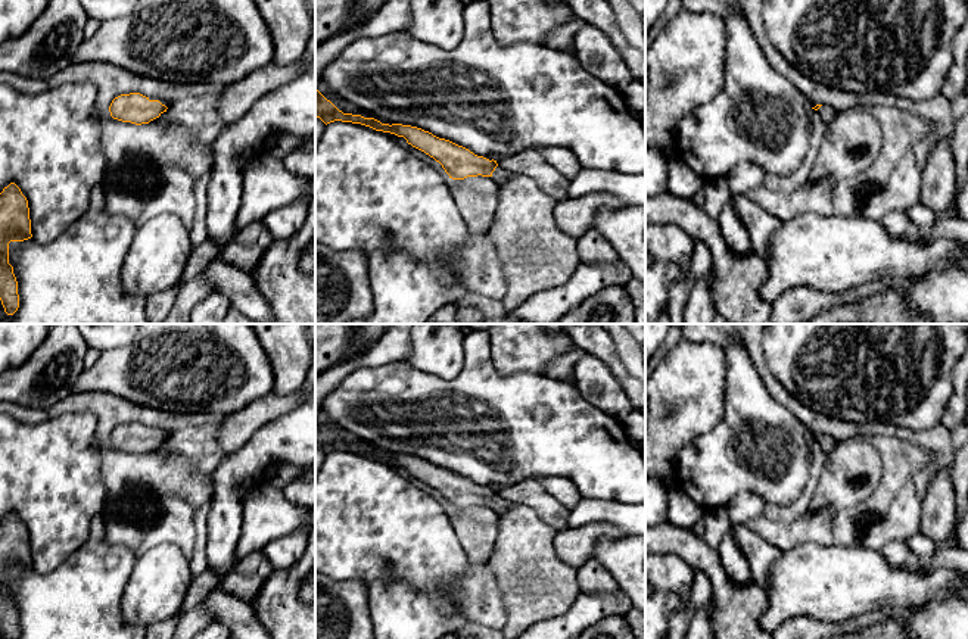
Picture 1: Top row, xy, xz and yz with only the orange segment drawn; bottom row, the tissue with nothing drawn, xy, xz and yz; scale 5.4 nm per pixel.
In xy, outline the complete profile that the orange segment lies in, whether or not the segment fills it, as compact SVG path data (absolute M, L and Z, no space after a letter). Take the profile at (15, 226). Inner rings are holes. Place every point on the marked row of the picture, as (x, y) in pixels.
M10 183L0 193L0 300L7 315L19 308L18 281L9 264L9 243L31 239L28 200L21 188Z

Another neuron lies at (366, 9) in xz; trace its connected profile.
M357 0L357 16L337 34L352 31L354 28L365 24L385 3L386 0Z

